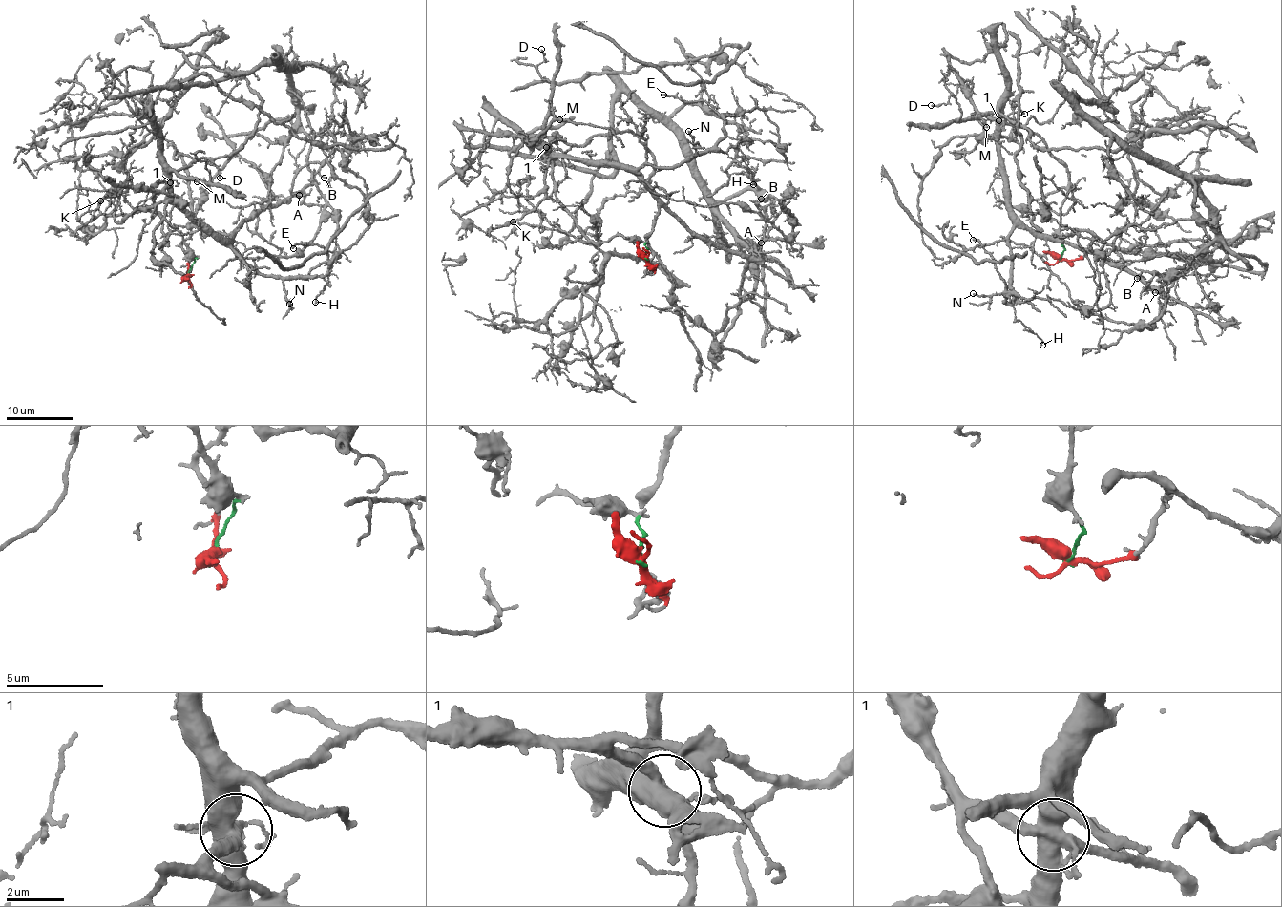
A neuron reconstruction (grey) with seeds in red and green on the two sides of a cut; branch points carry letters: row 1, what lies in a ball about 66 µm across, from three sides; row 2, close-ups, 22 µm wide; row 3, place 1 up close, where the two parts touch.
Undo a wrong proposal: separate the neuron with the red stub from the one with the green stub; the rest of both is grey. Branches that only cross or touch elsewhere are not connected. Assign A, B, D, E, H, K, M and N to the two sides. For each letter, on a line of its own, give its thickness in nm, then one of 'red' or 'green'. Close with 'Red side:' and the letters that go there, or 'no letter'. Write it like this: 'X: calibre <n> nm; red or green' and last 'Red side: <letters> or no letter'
A: calibre 150 nm; red
B: calibre 130 nm; red
D: calibre 130 nm; red
E: calibre 200 nm; red
H: calibre 170 nm; red
K: calibre 110 nm; red
M: calibre 240 nm; red
N: calibre 140 nm; red
Red side: A, B, D, E, H, K, M, N

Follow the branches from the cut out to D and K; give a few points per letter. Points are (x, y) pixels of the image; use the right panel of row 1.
D: (1060, 258), (1086, 254), (1095, 235), (1046, 241), (1013, 212), (999, 111), (961, 120), (956, 98), (931, 106)
K: (1060, 258), (1086, 254), (1095, 235), (1046, 241), (1013, 211), (996, 143), (998, 135), (1014, 137), (1024, 114)

